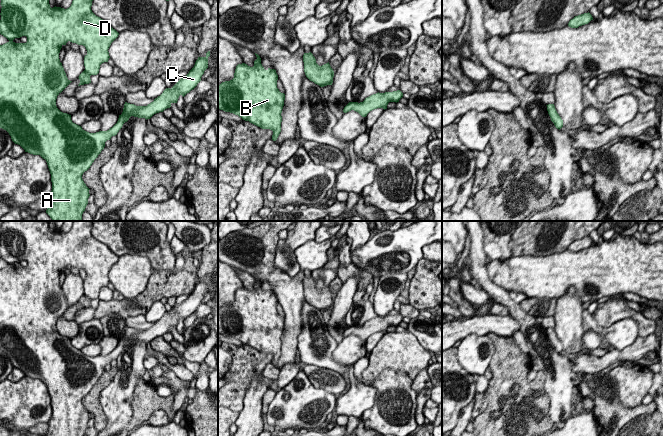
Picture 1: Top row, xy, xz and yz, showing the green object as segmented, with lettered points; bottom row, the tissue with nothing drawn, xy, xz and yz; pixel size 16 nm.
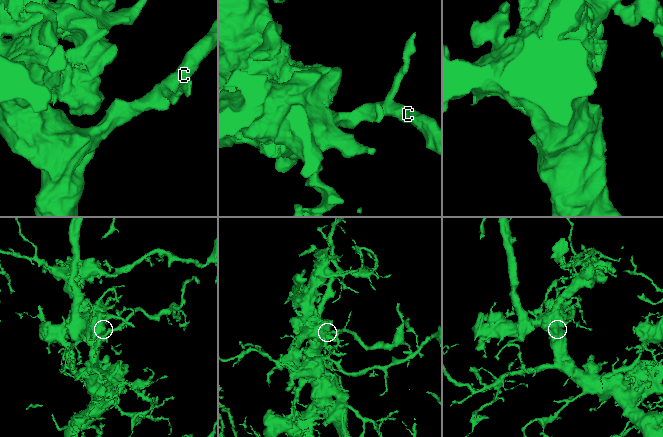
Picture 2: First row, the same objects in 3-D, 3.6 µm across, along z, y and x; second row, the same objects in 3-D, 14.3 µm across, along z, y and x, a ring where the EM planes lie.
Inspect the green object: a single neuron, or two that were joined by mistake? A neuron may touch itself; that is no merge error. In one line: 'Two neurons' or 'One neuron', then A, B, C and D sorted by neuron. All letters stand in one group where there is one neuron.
One neuron. Groups: A B C D

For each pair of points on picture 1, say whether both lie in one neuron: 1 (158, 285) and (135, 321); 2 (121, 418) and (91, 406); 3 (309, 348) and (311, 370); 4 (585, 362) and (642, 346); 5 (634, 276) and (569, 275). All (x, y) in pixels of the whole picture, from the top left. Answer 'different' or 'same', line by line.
1: different
2: different
3: different
4: same
5: same

